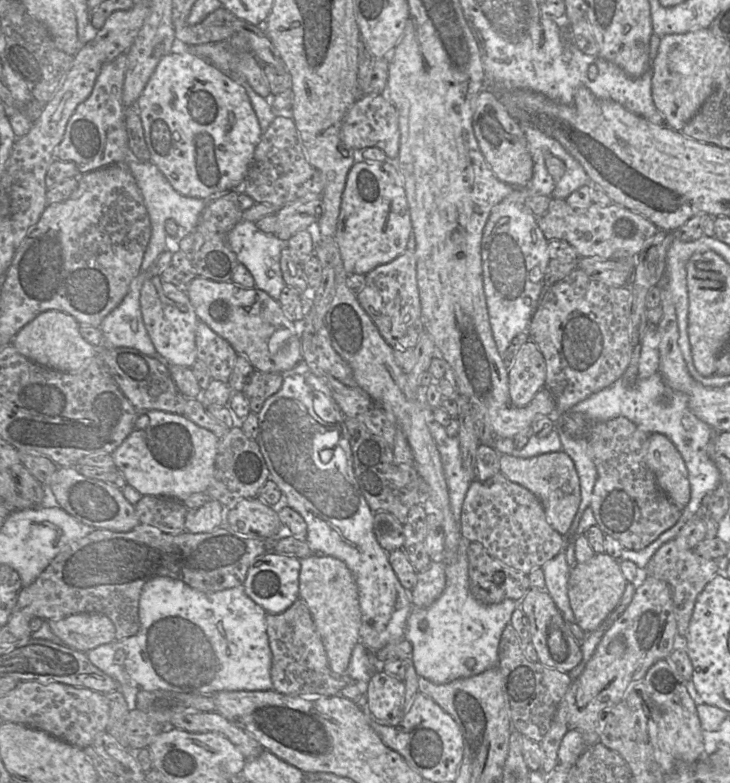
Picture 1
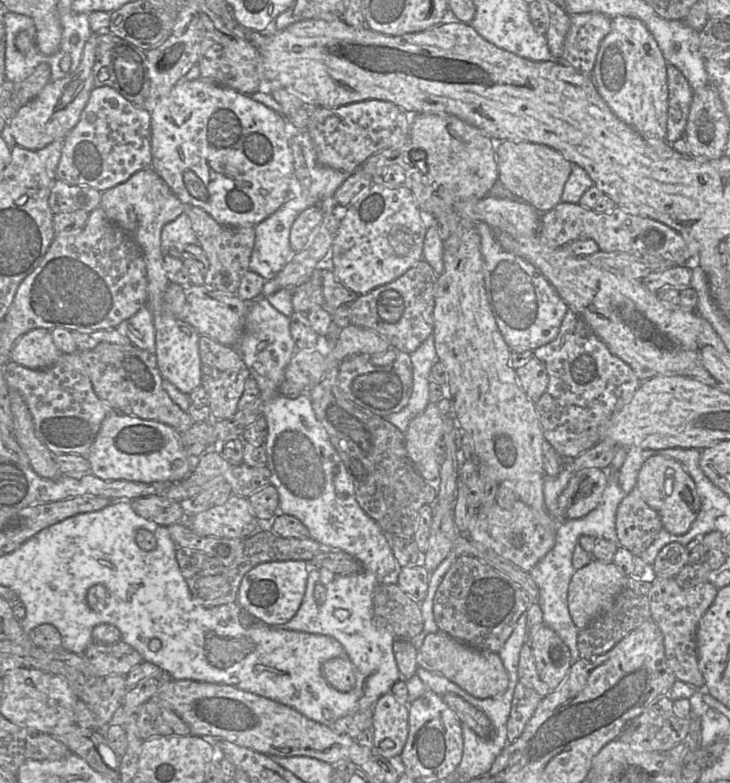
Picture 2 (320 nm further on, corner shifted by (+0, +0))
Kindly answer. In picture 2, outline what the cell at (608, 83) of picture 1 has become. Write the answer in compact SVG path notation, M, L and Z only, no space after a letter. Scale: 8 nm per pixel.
M667 63L668 118L666 141L670 144L683 137L693 91L682 72Z

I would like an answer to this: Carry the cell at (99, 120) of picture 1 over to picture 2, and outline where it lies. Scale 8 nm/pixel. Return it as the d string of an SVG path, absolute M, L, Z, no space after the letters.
M109 86L92 90L79 122L65 137L56 177L68 184L90 186L104 192L127 181L136 172L151 167L151 113L136 107Z

